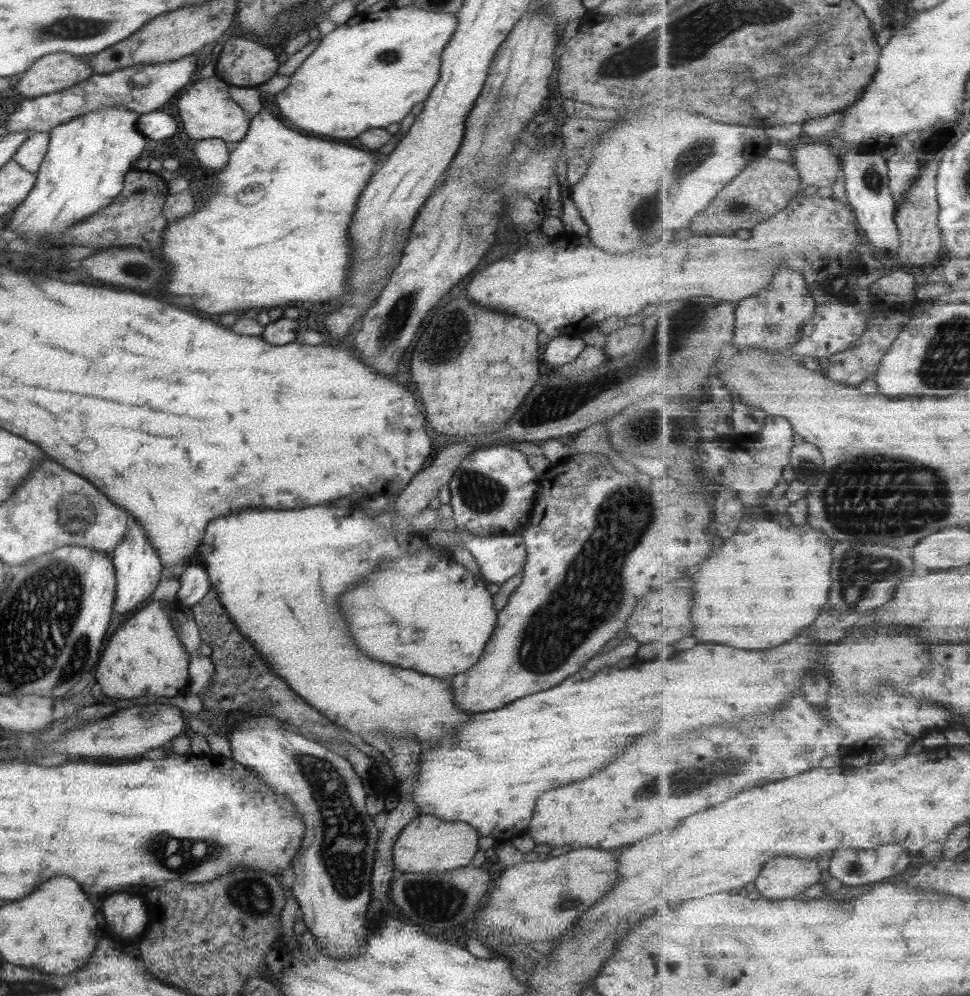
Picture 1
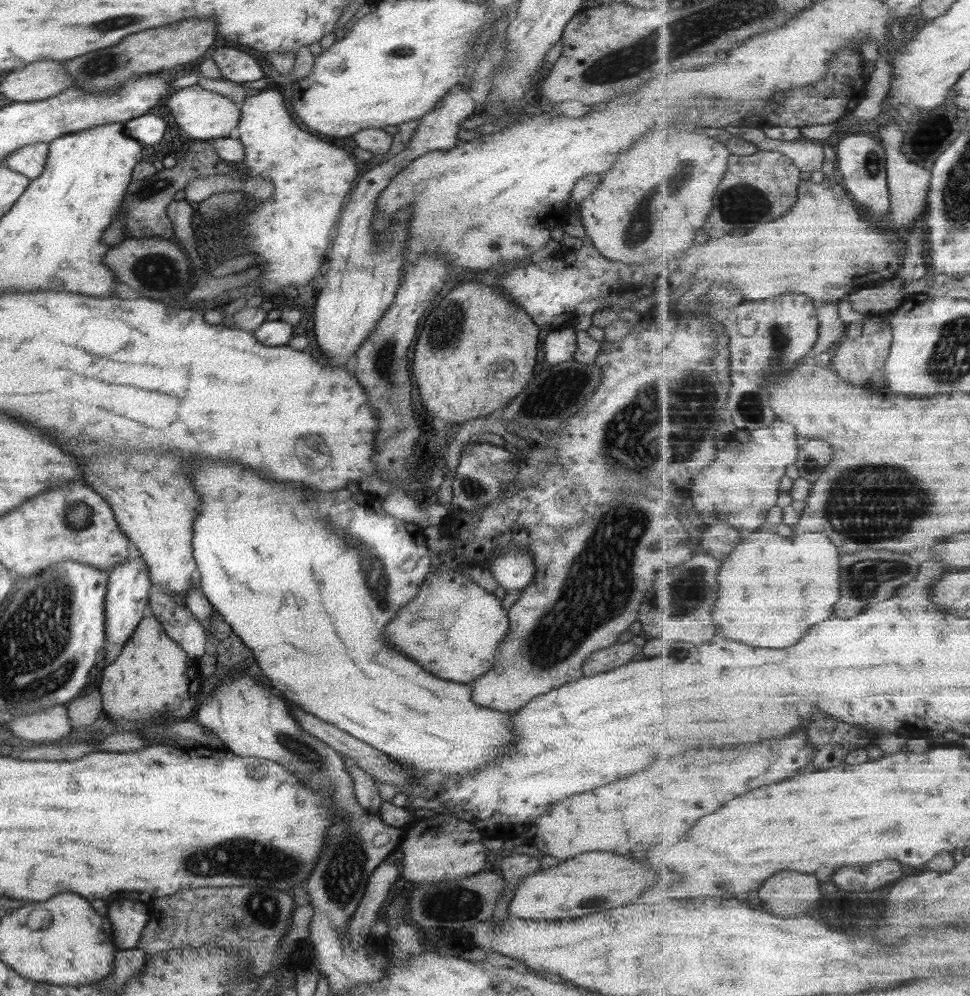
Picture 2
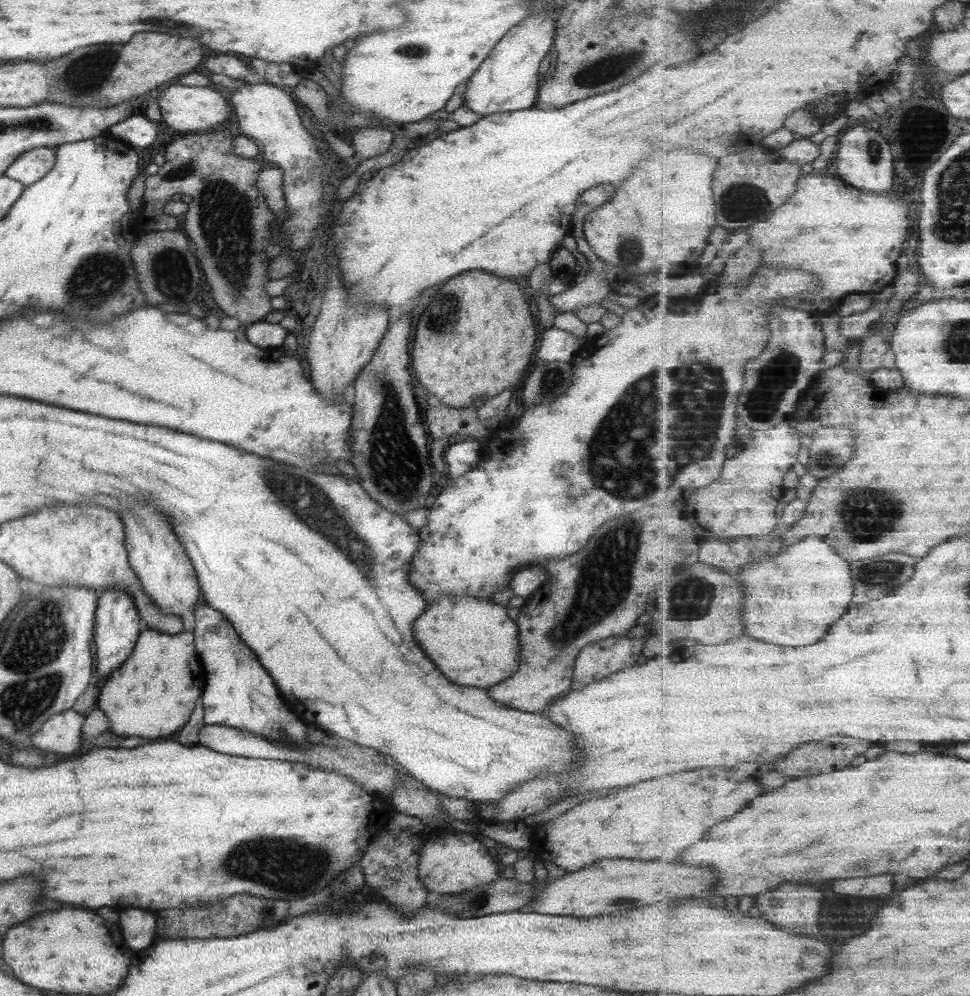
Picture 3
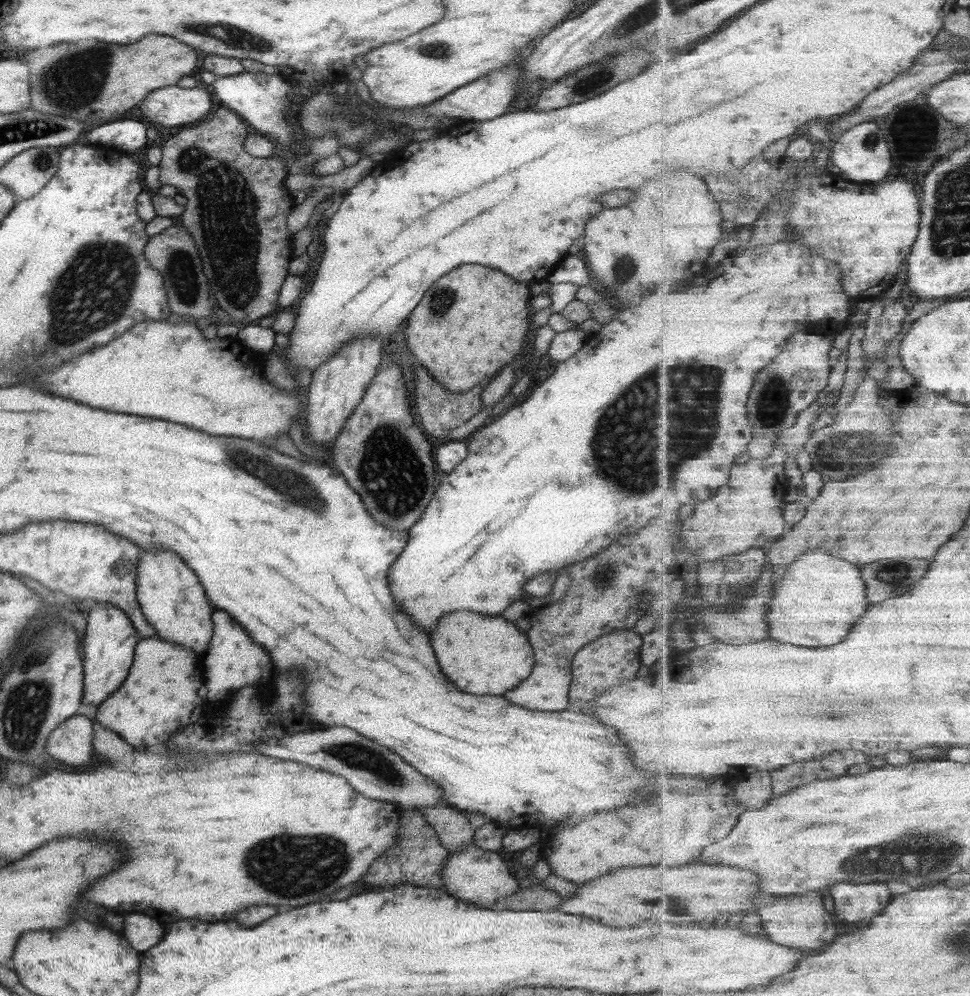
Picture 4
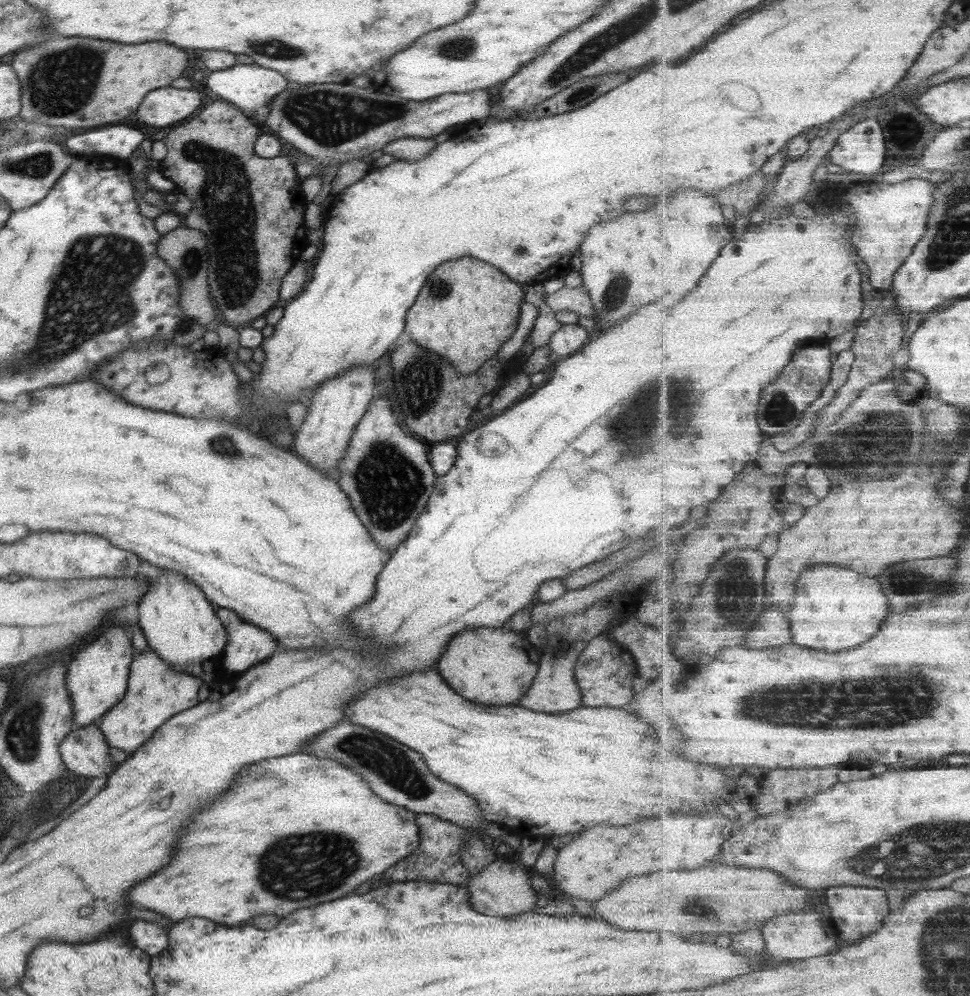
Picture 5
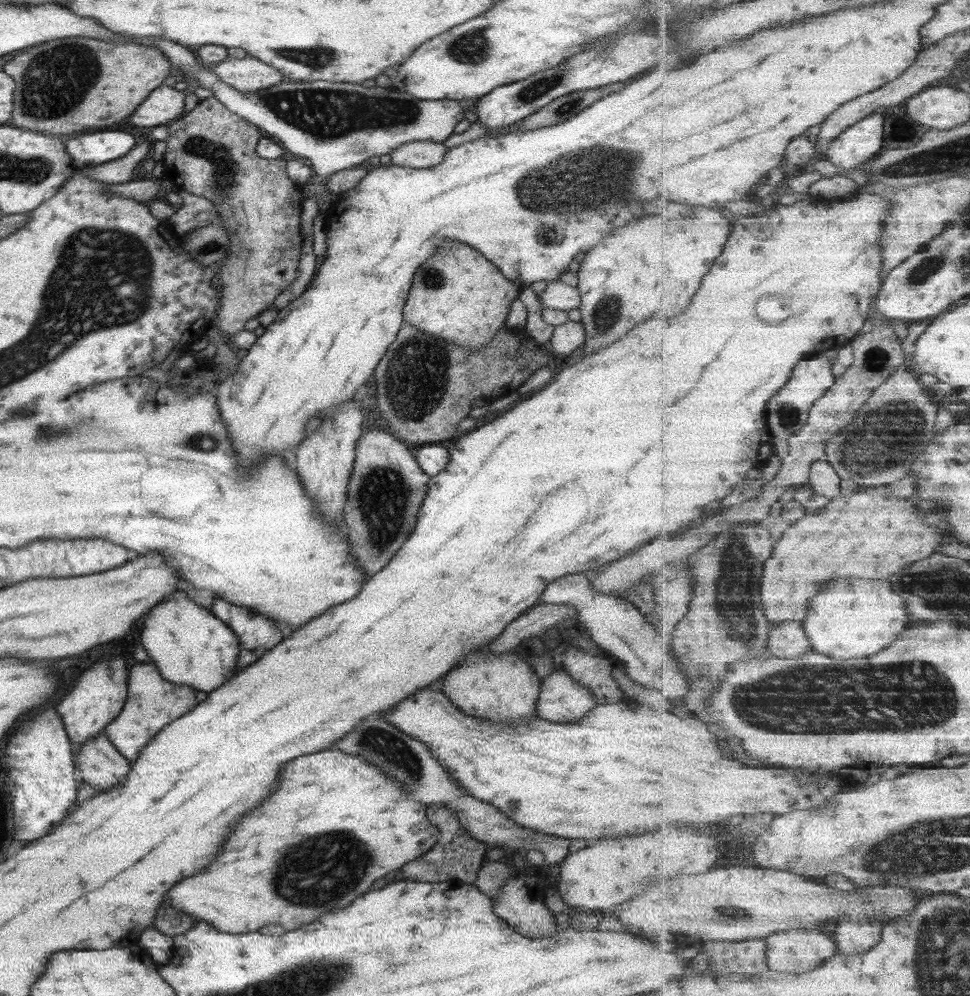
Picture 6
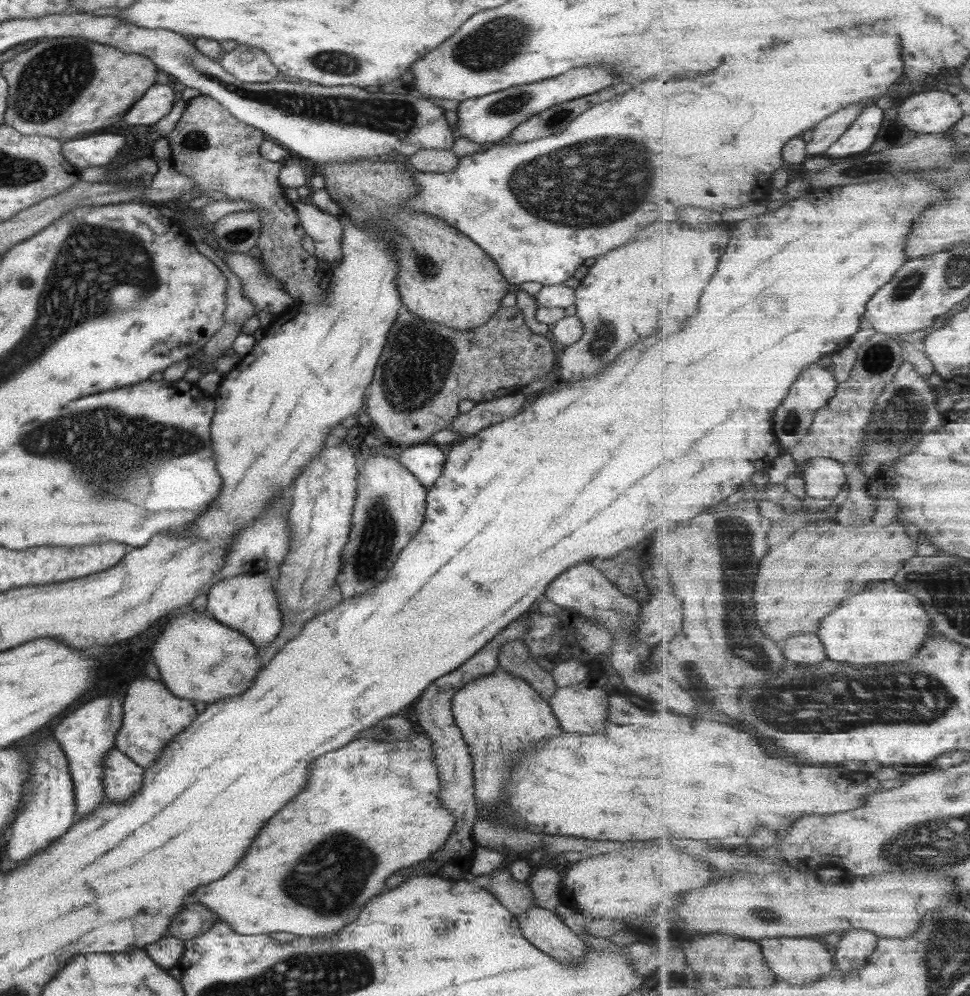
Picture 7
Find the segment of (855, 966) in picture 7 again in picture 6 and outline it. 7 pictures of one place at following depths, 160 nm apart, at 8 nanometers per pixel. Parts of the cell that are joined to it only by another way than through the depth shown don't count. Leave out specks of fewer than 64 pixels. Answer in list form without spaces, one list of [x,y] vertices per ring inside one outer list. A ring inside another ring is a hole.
[[[842,916],[839,924],[841,924],[841,926],[835,930],[837,934],[834,936],[834,940],[836,945],[839,946],[839,952],[843,952],[843,954],[847,954],[847,956],[863,954],[863,952],[871,950],[875,944],[879,944],[879,942],[881,942],[883,924],[881,924],[881,920],[879,920],[879,918],[871,918],[871,920],[869,920],[869,924],[859,924],[859,920],[857,920],[857,918],[853,918],[852,916],[845,916],[845,918],[843,918]]]

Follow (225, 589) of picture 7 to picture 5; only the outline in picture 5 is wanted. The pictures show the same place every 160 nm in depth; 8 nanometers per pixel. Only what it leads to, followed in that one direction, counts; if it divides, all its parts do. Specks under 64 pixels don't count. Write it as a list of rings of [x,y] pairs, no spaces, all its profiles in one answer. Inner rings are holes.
[[[216,608],[215,611],[228,634],[226,647],[220,656],[224,678],[225,674],[227,678],[229,674],[239,674],[273,654],[277,644],[271,634],[241,620],[232,610]]]

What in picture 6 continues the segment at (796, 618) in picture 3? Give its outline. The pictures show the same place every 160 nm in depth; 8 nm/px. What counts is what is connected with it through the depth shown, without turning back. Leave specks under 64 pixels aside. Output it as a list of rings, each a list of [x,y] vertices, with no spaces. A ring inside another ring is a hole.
[[[839,578],[825,586],[813,602],[813,610],[805,620],[805,630],[811,646],[819,654],[831,658],[851,660],[869,658],[887,650],[911,624],[905,600],[893,592],[889,580],[867,580],[867,578]]]

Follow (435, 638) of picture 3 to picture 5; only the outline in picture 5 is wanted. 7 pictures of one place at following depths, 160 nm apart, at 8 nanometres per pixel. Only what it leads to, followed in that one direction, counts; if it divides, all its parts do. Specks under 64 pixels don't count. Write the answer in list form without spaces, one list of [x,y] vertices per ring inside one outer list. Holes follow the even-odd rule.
[[[501,627],[487,630],[487,628],[477,628],[477,630],[465,630],[457,634],[453,640],[449,640],[445,654],[437,662],[437,672],[439,676],[449,684],[449,688],[463,696],[463,699],[483,706],[507,706],[517,705],[519,699],[529,690],[538,671],[537,662],[531,662],[529,658],[531,646],[523,637],[523,648],[520,646],[520,637],[517,632],[505,630]]]

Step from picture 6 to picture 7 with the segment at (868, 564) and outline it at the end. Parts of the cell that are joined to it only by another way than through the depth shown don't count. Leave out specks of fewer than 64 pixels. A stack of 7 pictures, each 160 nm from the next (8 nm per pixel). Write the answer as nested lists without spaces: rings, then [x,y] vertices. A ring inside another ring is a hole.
[[[839,522],[809,524],[799,532],[795,532],[791,540],[771,547],[769,556],[763,558],[755,590],[757,624],[771,640],[777,642],[783,642],[795,632],[817,632],[821,628],[821,620],[831,610],[839,608],[843,600],[861,594],[871,586],[871,582],[895,578],[895,574],[905,566],[903,562],[913,556],[915,556],[915,542],[909,536],[905,536],[905,526],[897,522],[887,528],[879,528],[873,522],[865,524],[863,528],[845,528]],[[875,546],[881,550],[871,550]],[[771,598],[775,600],[775,604],[769,604]],[[801,614],[807,616],[801,618]]]

